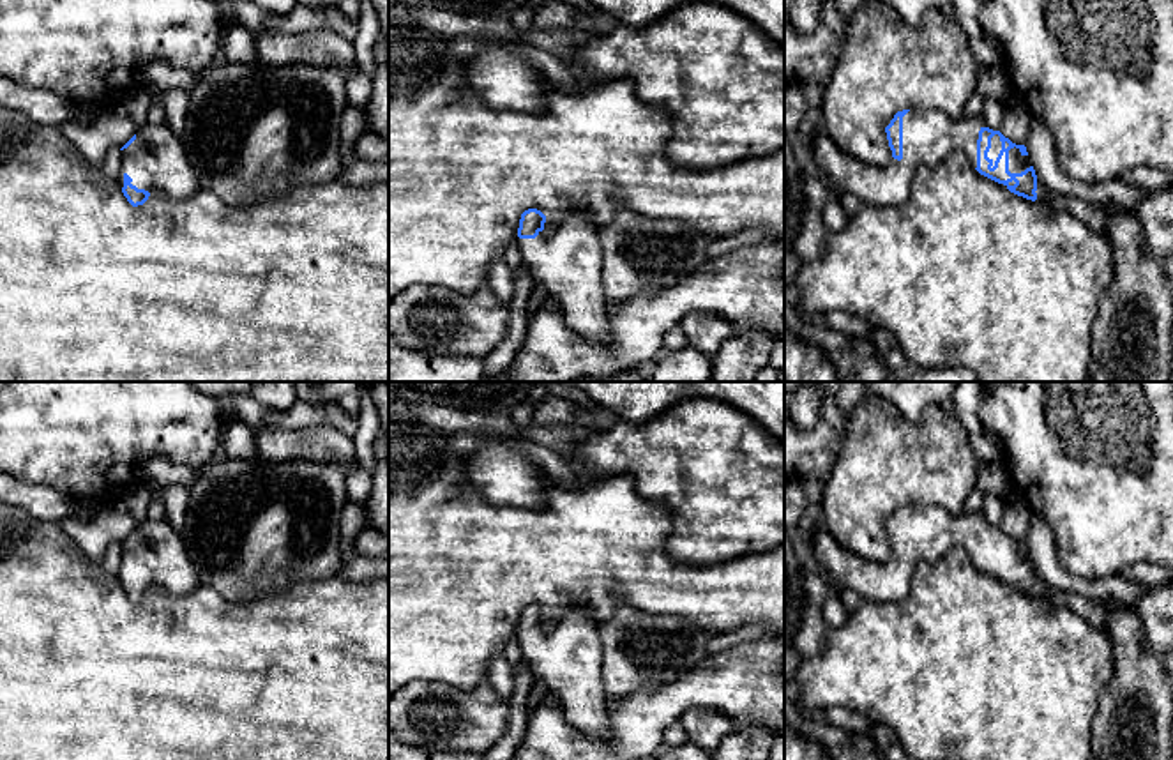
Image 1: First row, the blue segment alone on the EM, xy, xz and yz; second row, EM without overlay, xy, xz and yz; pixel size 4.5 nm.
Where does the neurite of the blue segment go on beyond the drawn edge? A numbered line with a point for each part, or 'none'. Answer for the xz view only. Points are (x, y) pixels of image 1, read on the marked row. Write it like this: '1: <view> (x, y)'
1: xz (566, 260)

